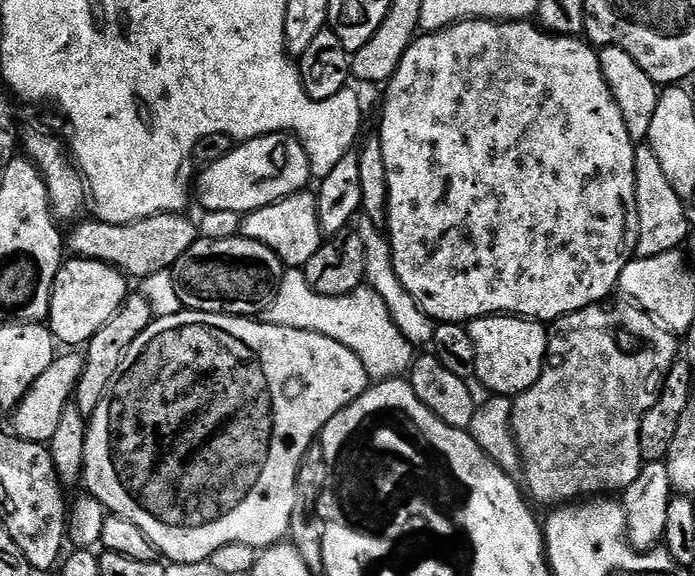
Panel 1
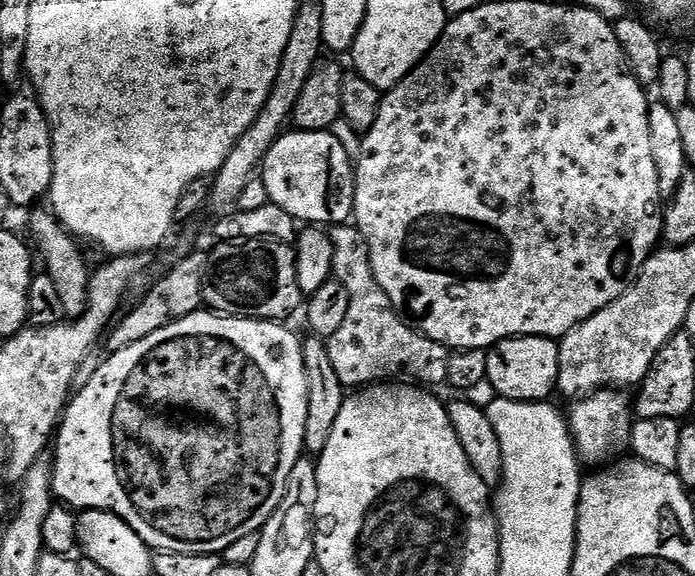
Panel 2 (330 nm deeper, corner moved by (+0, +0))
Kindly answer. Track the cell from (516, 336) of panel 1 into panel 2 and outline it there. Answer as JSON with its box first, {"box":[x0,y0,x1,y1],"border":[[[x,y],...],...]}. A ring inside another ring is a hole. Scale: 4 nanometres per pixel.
{"box":[487,336,559,402],"border":[[[515,336],[494,344],[487,349],[488,379],[487,383],[497,397],[506,400],[525,402],[544,402],[551,392],[557,391],[559,343],[547,336]]]}

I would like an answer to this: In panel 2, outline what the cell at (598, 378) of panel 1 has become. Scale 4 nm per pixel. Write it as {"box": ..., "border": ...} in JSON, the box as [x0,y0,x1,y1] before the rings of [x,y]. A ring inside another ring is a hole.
{"box":[566,390,634,466],"border":[[[605,390],[594,392],[587,398],[580,398],[569,412],[566,412],[568,430],[576,442],[576,455],[585,465],[607,466],[629,451],[632,443],[634,408],[623,391]]]}

